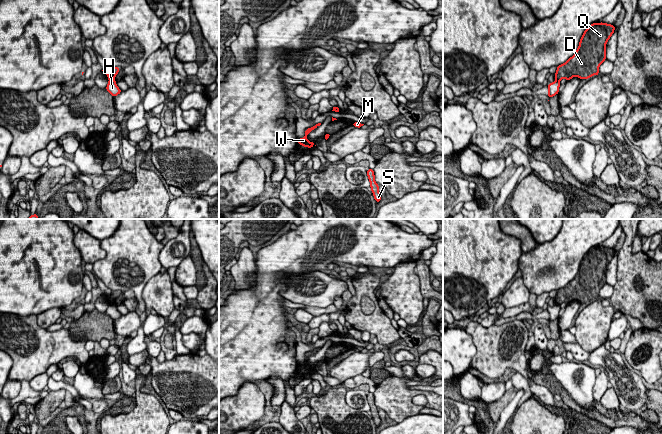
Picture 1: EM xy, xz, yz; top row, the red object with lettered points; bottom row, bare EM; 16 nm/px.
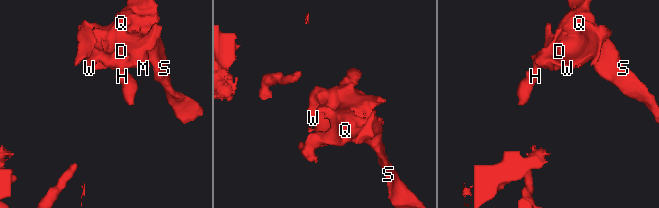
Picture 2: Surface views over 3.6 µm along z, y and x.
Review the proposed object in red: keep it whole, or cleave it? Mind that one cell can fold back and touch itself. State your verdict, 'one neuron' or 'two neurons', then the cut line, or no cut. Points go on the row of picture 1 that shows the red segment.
two neurons; cut in xy along (109, 79), (114, 80)

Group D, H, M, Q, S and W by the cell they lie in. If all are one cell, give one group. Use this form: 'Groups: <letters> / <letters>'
Groups: D M Q S W / H

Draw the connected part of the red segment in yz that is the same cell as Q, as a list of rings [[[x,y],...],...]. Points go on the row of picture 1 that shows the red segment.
[[[592,23],[584,31],[575,54],[557,66],[555,79],[568,81],[576,76],[582,80],[599,75],[599,67],[606,60],[607,41],[614,31],[612,24]]]

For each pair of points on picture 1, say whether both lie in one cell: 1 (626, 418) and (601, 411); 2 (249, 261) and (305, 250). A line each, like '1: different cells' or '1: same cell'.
1: same cell
2: different cells

